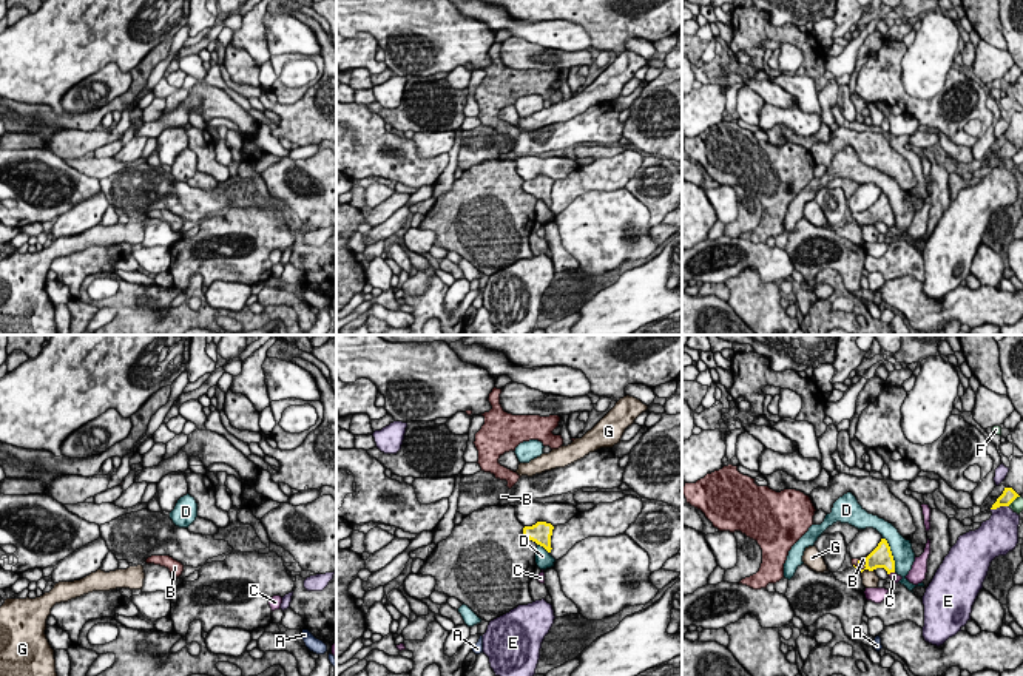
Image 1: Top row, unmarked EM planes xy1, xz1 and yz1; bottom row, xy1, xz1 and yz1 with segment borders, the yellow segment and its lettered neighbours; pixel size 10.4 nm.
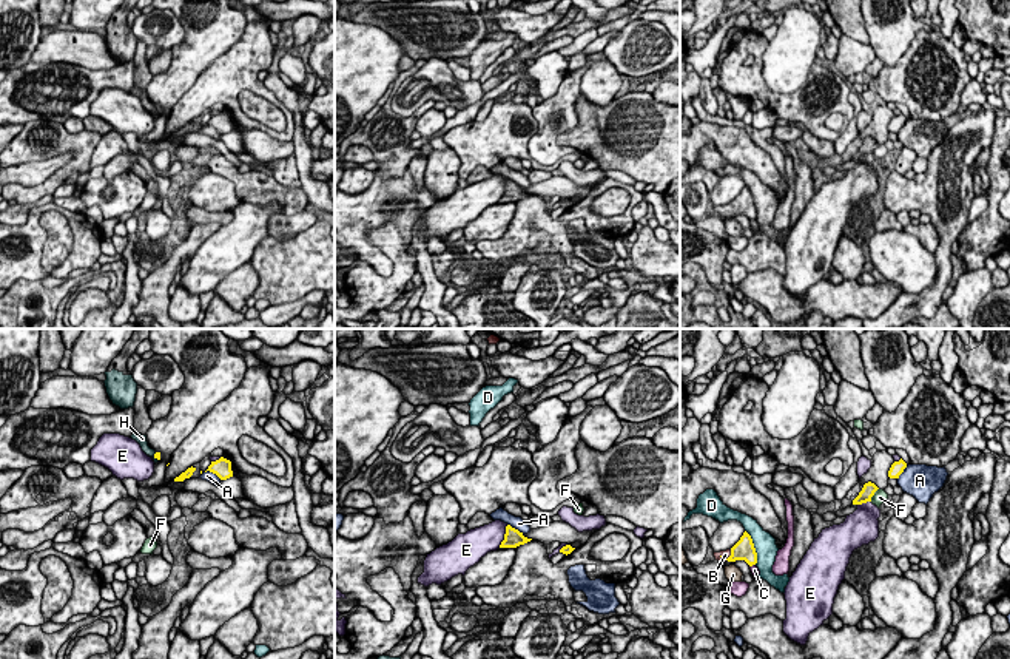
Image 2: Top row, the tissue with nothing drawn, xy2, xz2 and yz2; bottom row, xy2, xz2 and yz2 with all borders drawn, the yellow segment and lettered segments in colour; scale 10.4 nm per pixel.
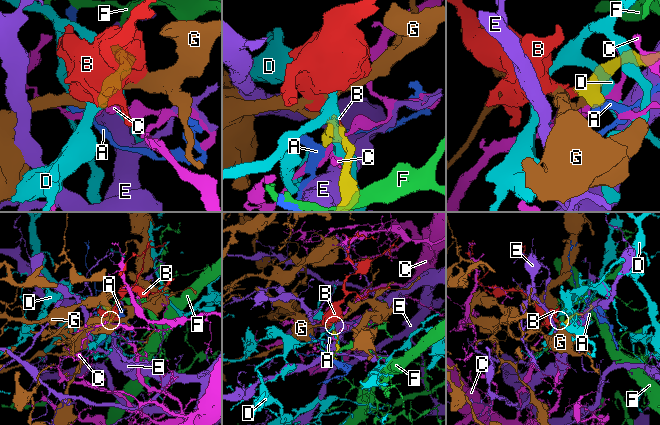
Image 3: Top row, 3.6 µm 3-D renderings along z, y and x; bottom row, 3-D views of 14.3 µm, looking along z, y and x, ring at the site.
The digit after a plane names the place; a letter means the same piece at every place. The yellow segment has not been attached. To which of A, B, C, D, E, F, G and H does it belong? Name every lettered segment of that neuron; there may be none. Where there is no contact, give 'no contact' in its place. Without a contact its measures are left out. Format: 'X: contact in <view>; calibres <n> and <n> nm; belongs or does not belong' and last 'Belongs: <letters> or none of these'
A: contact in xy2; calibres 190 and 100 nm; does not belong
B: contact in yz2; calibres 220 and 90 nm; belongs
C: contact in yz1; calibres 220 and 90 nm; does not belong
D: contact in yz1; calibres 220 and 220 nm; does not belong
E: contact in xz2; calibres 190 and 280 nm; does not belong
F: contact in yz2; calibres 140 and 140 nm; does not belong
G: contact in yz1; calibres 220 and 160 nm; does not belong
H: contact in xy2; calibres 60 and 100 nm; belongs
Belongs: B, H

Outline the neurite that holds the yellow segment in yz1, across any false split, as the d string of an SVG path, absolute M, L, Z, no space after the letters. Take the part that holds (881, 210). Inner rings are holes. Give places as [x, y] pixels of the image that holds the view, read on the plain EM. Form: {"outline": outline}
{"outline": "M881 193L878 201L869 210L852 213L852 219L861 227L864 224L873 225L876 222L884 222L887 228L895 227L895 215L886 193Z"}

